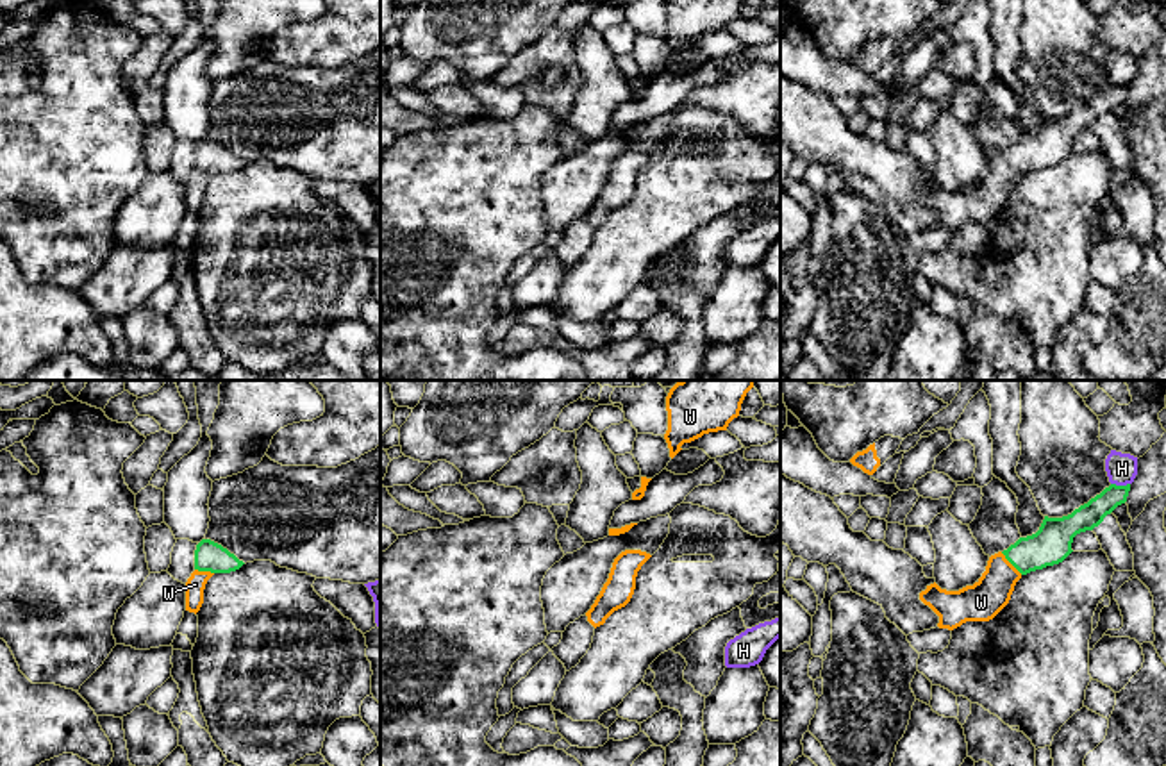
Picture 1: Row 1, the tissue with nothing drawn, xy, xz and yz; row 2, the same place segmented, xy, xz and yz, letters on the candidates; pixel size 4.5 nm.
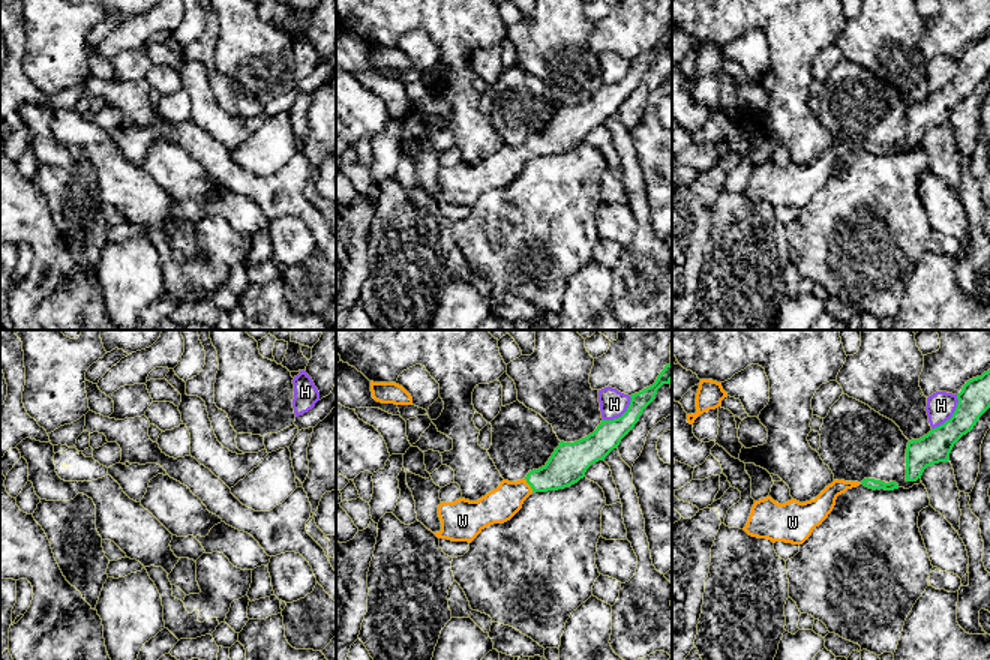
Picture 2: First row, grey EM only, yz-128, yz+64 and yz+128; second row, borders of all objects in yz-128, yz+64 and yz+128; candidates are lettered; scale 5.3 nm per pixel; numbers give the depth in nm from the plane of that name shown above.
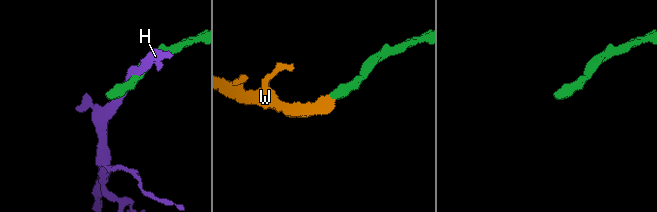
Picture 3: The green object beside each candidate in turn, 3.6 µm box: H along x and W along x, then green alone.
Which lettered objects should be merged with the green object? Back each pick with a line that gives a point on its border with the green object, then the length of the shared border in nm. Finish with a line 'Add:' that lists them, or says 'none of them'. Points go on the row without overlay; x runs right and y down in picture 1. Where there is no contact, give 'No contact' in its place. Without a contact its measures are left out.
W: Touches green at yz (1011, 163). Shared border 140 nm
Add: W

